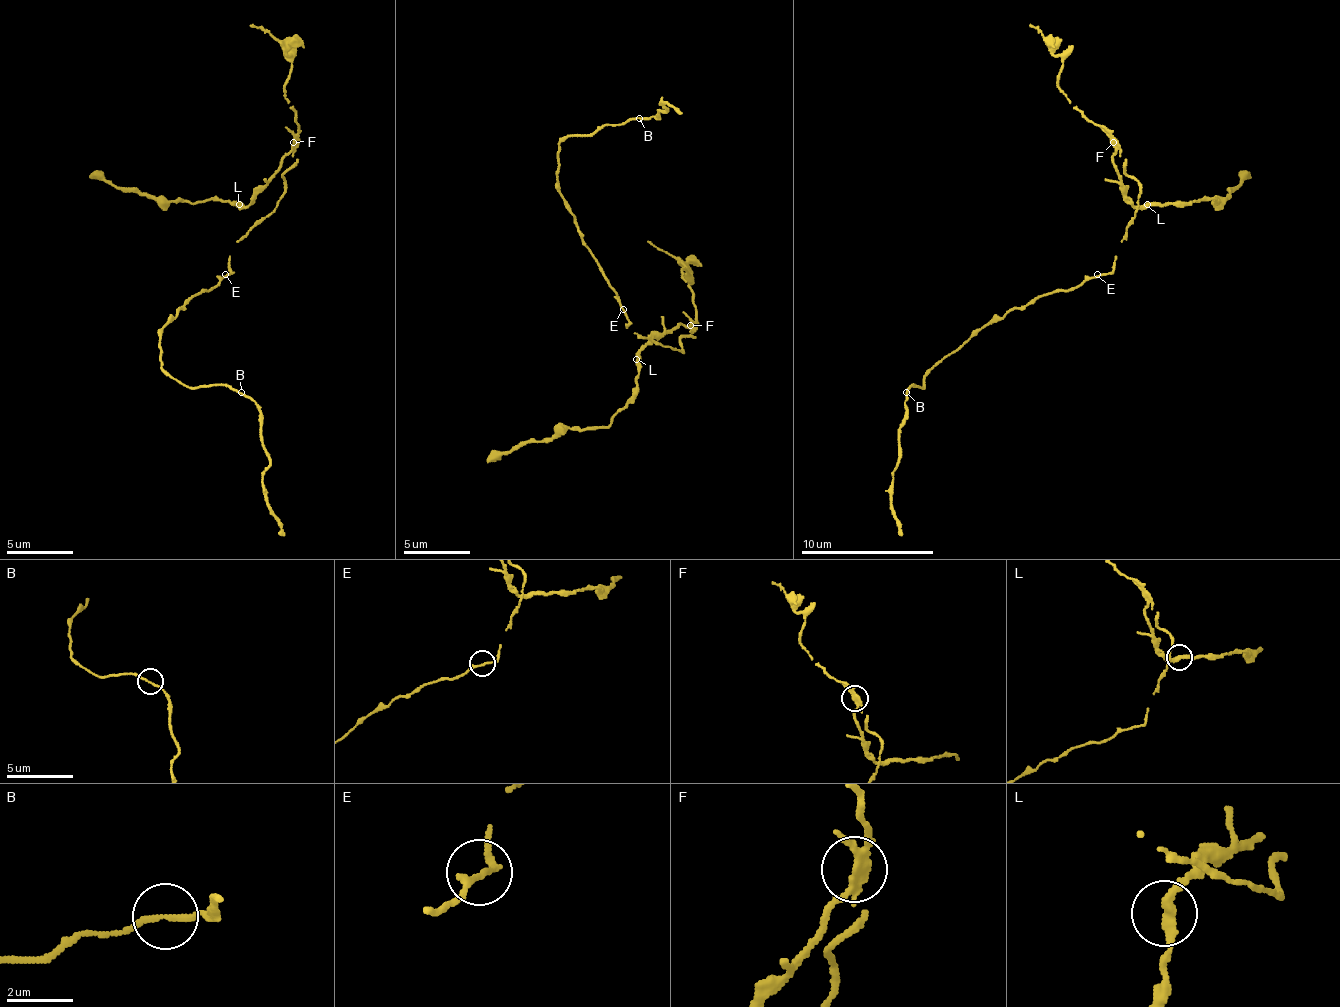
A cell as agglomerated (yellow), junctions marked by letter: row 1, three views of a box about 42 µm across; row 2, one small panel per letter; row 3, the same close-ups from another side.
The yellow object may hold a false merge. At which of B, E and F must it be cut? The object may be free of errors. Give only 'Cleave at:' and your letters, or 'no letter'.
Cleave at: F

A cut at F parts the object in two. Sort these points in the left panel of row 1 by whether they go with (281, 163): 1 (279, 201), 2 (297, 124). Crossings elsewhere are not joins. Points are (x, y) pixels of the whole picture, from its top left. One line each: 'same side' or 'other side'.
1: other side
2: other side

